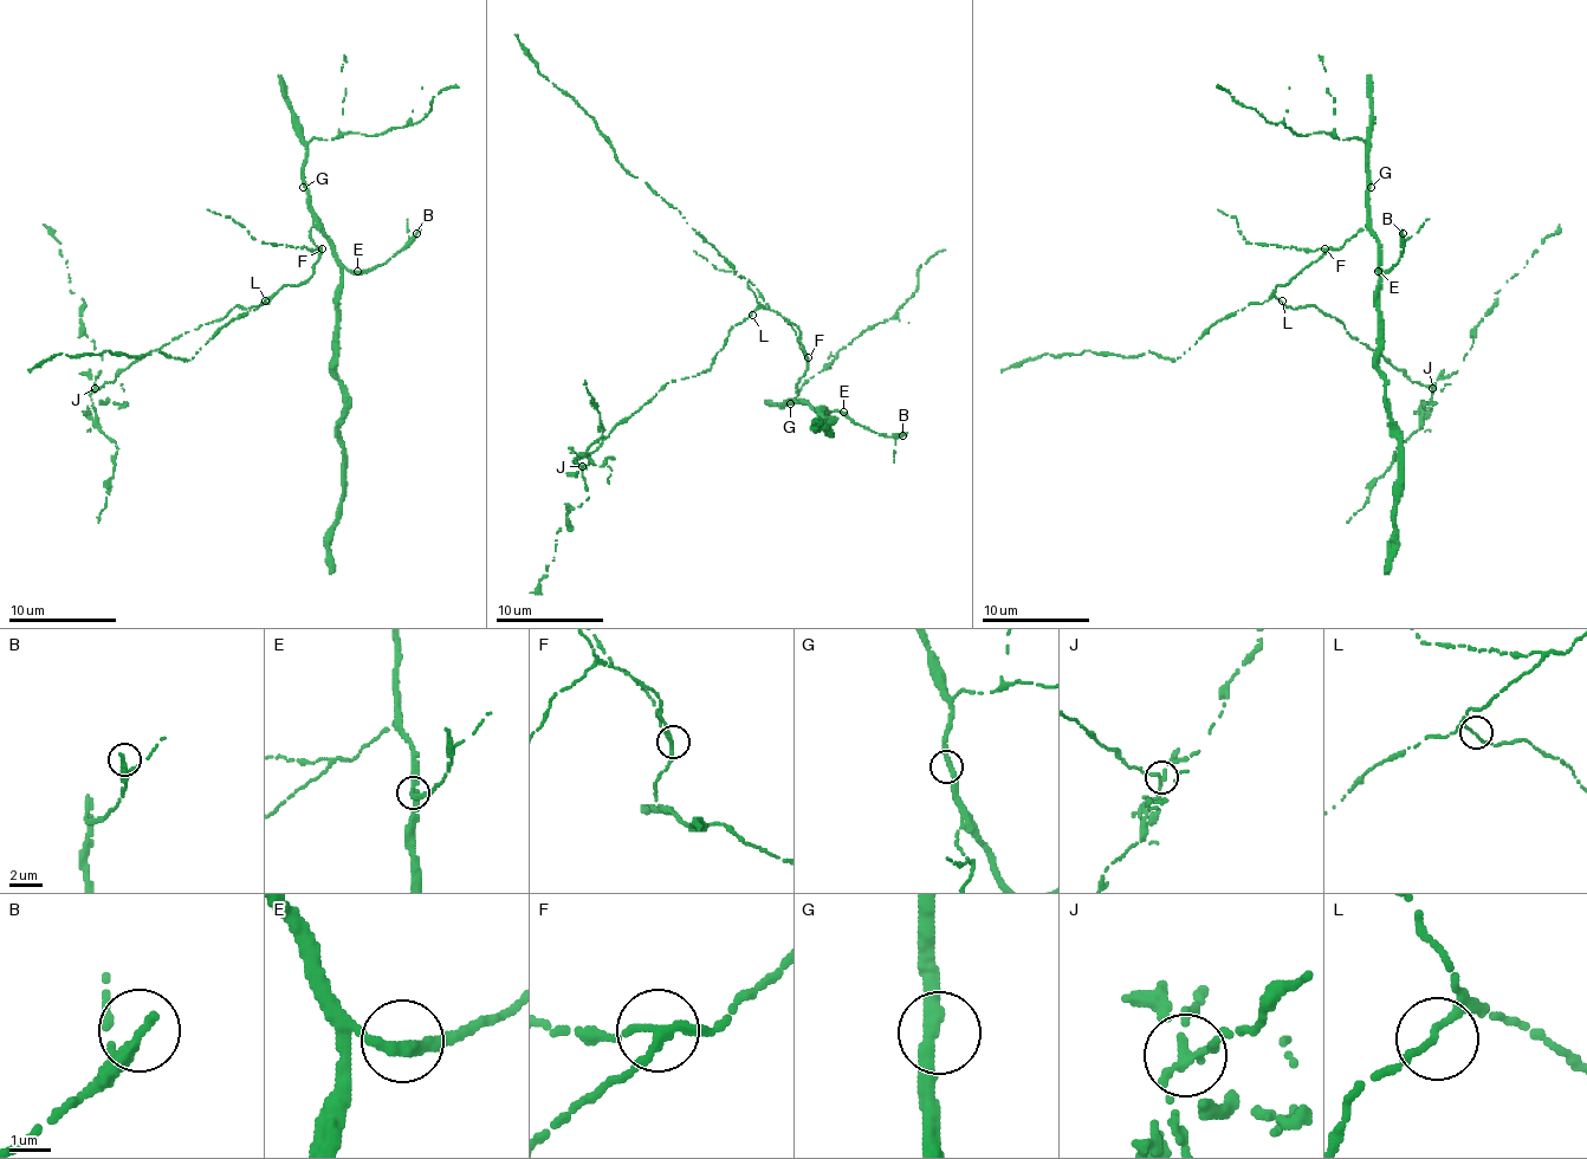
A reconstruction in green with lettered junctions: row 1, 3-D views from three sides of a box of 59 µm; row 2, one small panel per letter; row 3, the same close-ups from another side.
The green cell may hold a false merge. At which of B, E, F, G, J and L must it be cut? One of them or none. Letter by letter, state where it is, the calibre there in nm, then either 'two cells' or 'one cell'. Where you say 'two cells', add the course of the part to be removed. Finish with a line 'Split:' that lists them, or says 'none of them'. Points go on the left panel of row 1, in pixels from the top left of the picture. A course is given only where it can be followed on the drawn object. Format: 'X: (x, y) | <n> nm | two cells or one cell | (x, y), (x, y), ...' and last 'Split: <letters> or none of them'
B: (416, 233) | 240 nm | one cell
E: (357, 271) | 280 nm | one cell
F: (322, 248) | 220 nm | one cell
G: (303, 187) | 360 nm | one cell
J: (95, 388) | 260 nm | two cells | (96, 389), (102, 360), (83, 324), (83, 297), (72, 292), (66, 259), (43, 225)
L: (265, 300) | 170 nm | one cell
Split: J

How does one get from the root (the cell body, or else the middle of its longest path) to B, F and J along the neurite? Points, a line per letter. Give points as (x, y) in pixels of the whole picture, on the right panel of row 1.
B: (1278, 300), (1274, 295), (1276, 286), (1365, 227), (1378, 244), (1378, 271), (1388, 271), (1400, 259), (1403, 233)
F: (1278, 300), (1274, 295), (1276, 286), (1287, 284), (1308, 267), (1325, 248)
J: (1278, 300), (1293, 308), (1314, 305), (1329, 313), (1352, 337), (1373, 348), (1407, 377), (1432, 389)

